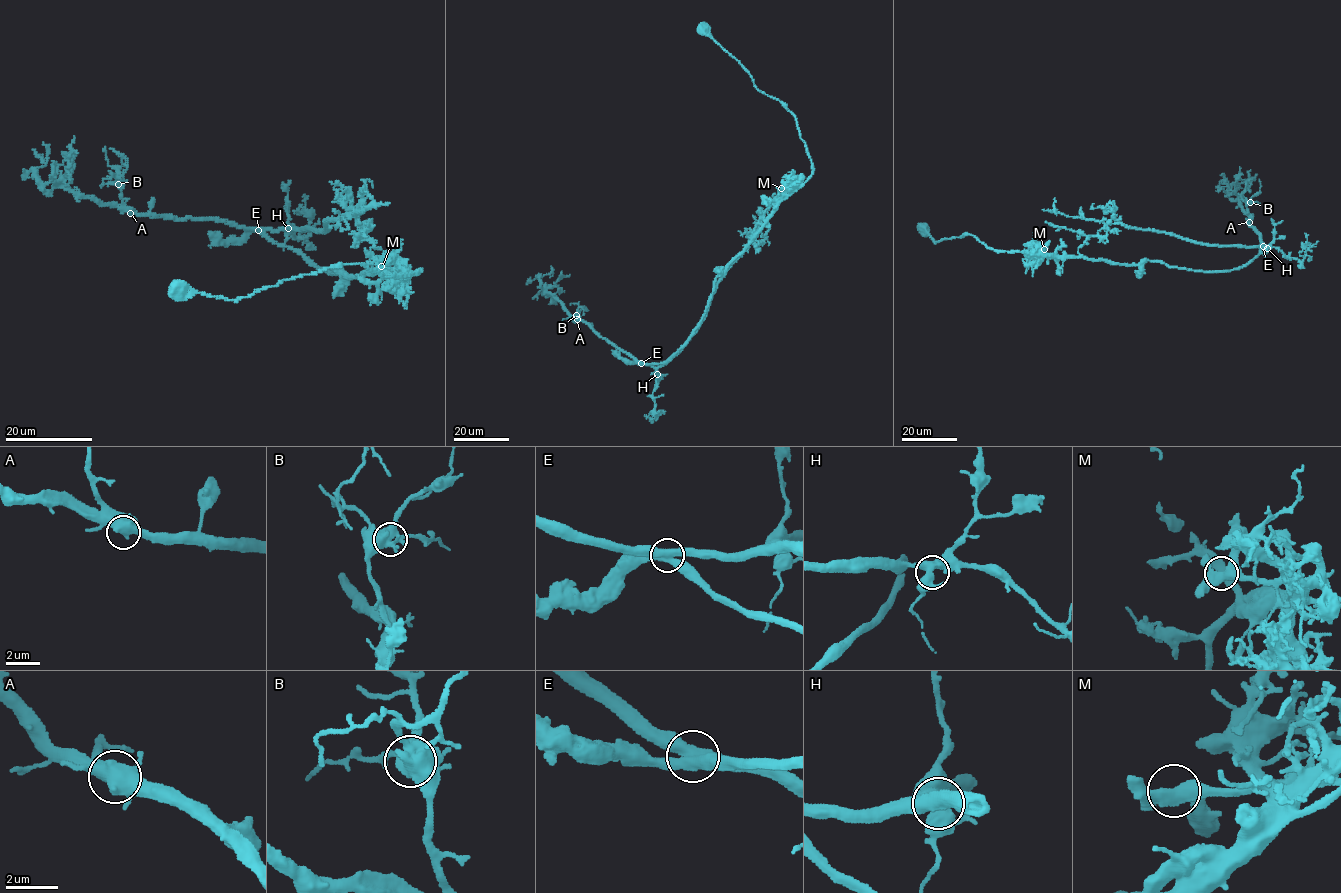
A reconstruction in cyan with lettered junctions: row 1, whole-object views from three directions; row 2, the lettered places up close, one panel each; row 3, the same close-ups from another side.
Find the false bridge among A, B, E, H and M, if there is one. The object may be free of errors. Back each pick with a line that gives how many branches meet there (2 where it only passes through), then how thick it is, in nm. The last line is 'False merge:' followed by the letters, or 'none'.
E: branches 4; calibre 480 nm
False merge: E

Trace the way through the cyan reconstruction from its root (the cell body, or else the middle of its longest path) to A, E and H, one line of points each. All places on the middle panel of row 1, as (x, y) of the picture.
A: (704, 30), (759, 90), (793, 114), (812, 174), (716, 278), (700, 325), (668, 360), (639, 362), (577, 319)
E: (704, 30), (759, 90), (793, 114), (812, 174), (716, 278), (693, 334), (668, 360), (641, 363)
H: (704, 30), (759, 90), (793, 114), (812, 174), (716, 278), (693, 334), (668, 360), (645, 363), (657, 374)

